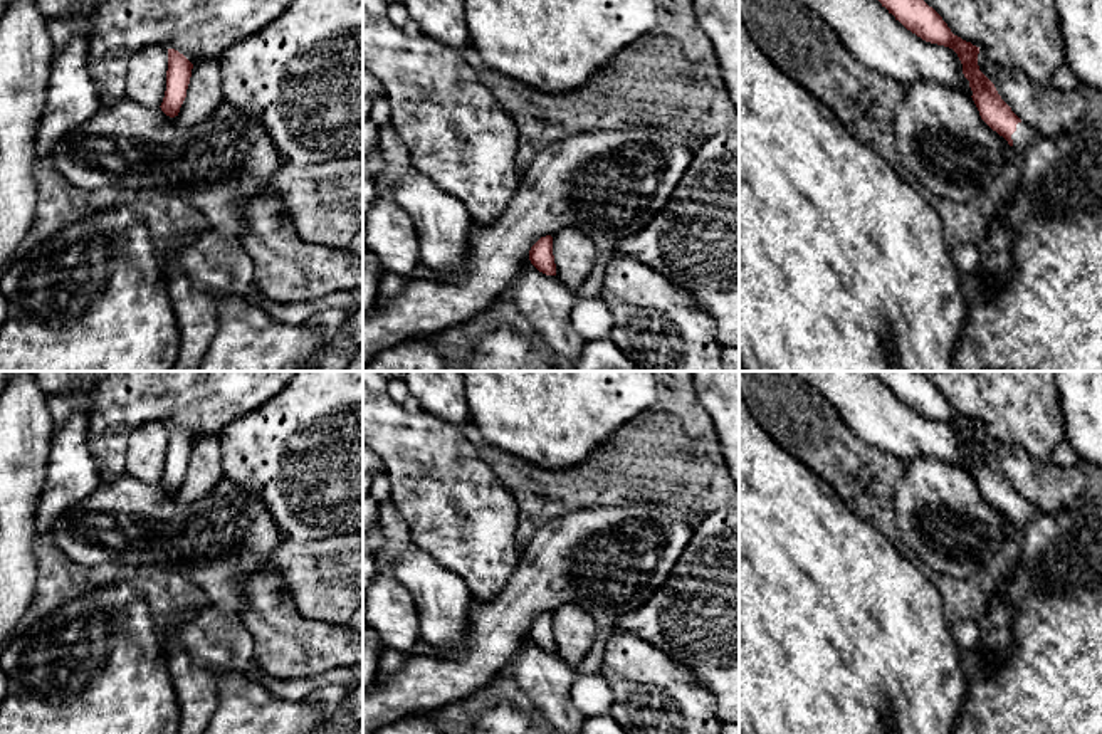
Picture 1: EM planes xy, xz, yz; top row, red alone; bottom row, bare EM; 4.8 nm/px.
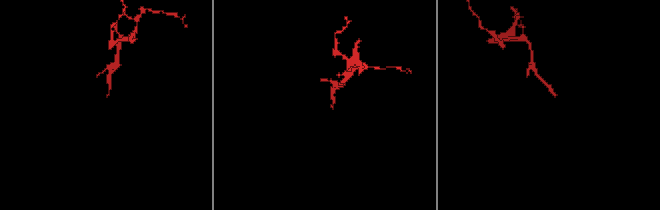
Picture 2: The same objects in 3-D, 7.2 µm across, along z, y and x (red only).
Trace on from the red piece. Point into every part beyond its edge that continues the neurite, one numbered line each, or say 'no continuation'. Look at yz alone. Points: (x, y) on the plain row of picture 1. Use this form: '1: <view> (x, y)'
1: yz (1050, 682)

